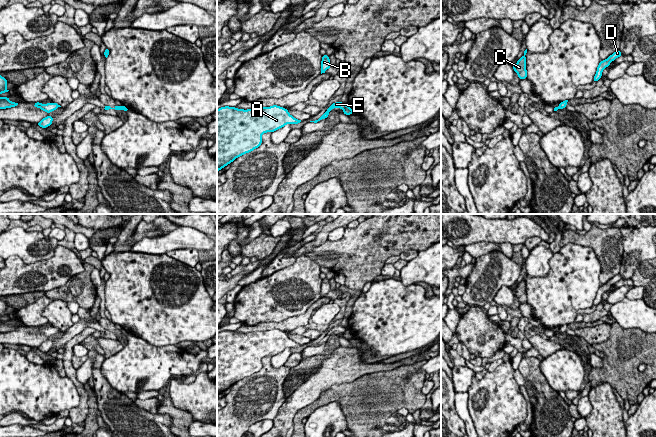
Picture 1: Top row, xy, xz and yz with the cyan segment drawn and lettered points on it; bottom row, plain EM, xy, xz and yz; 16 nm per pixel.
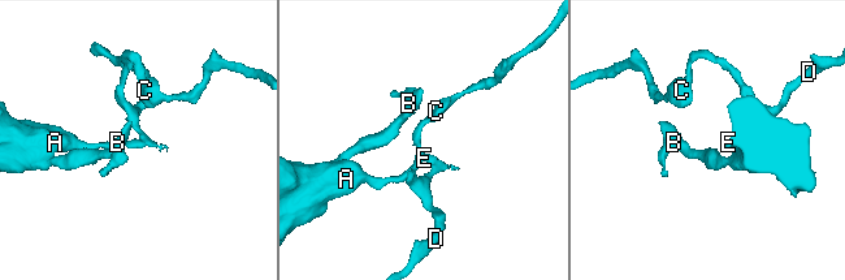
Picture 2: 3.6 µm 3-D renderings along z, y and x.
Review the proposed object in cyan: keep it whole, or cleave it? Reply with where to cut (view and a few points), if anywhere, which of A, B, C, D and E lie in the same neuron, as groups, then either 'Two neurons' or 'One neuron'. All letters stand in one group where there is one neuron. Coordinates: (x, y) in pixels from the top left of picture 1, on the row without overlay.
Split along xz (346, 330), (343, 333). Groups: A B E / C D. Two neurons

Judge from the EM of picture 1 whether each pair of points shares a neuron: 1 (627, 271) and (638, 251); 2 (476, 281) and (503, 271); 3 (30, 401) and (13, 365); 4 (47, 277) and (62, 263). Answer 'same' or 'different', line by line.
1: same
2: same
3: same
4: same

